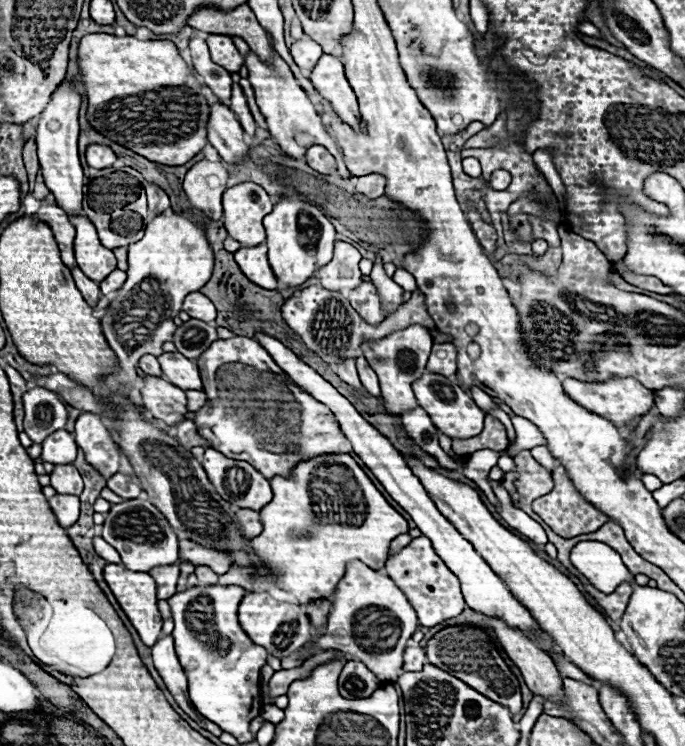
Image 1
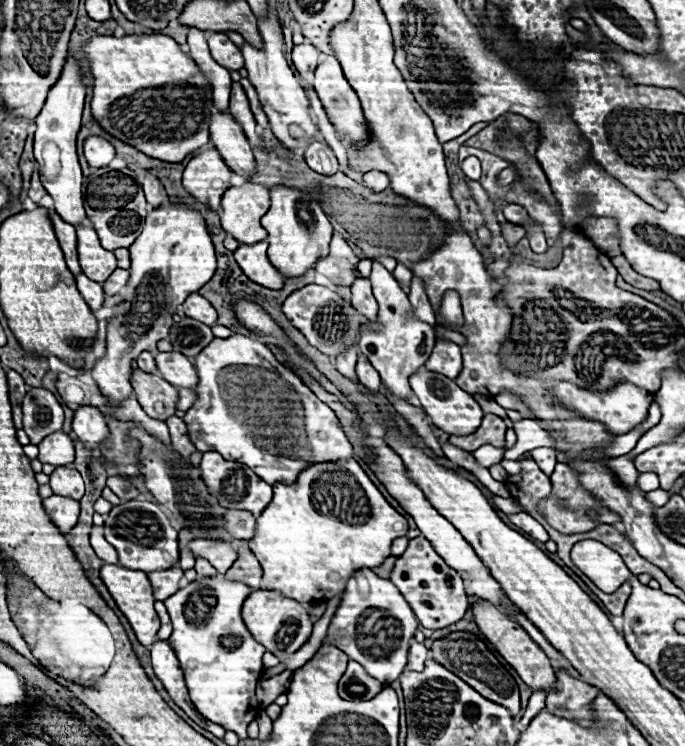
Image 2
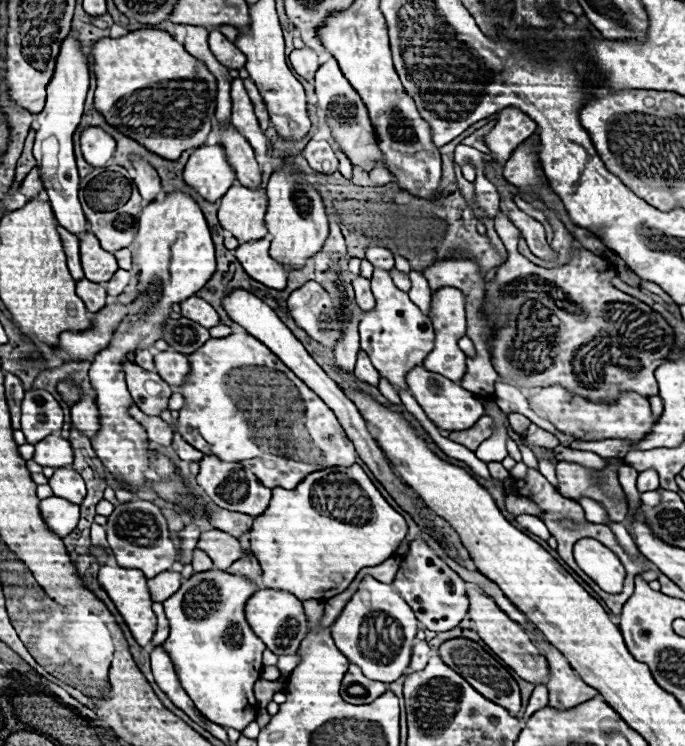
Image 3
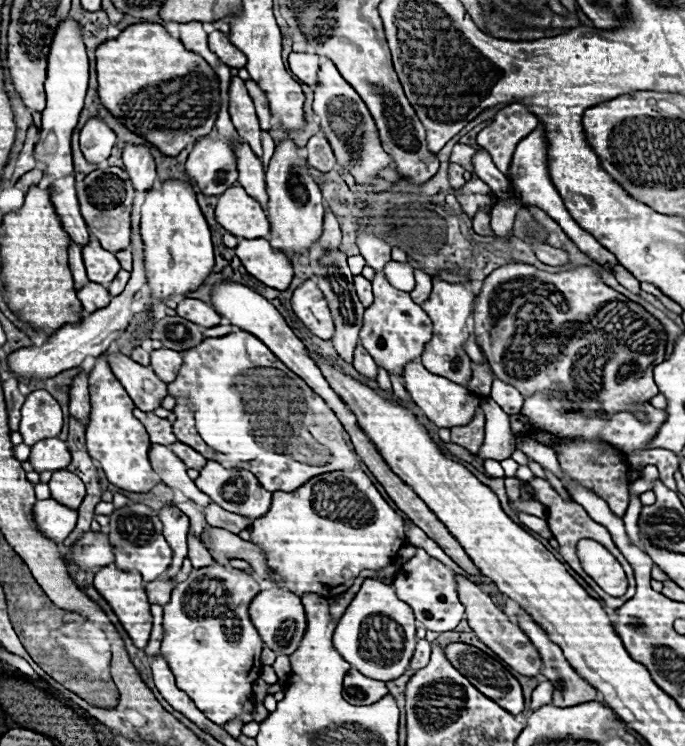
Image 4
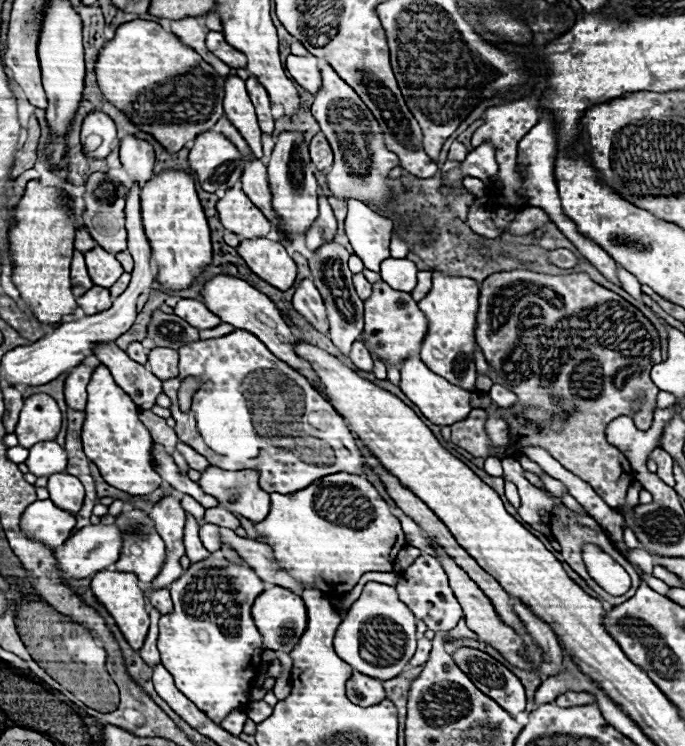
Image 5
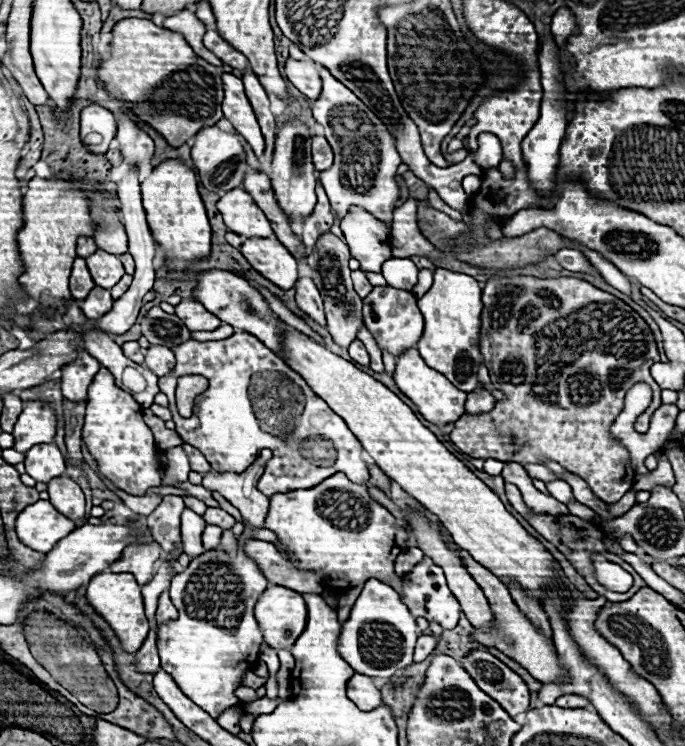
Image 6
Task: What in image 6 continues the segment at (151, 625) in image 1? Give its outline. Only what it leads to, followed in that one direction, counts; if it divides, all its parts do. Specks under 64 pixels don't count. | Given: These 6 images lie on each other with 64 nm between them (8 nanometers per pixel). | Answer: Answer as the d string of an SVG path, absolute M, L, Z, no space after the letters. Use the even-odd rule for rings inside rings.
M114 572L96 574L86 588L86 600L96 610L96 614L100 614L110 624L110 628L118 636L124 652L134 654L140 650L150 628L148 628L146 616L144 616L144 602L142 602L140 586L136 584L132 574L122 574L122 572L120 574L114 574Z

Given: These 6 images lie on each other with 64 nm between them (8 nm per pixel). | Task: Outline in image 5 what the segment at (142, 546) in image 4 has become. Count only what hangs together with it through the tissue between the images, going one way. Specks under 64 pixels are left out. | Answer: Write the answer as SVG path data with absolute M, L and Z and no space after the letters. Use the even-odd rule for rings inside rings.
M132 510L116 516L114 524L124 532L124 544L114 568L136 574L144 584L152 582L166 560L164 542L156 534L152 520L146 512Z

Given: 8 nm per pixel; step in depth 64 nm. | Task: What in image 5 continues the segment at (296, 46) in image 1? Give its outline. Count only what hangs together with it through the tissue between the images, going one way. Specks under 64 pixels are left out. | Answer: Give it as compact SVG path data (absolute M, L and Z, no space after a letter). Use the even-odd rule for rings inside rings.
M288 56L286 70L290 78L302 86L306 92L316 94L320 90L320 72L318 72L318 60L314 56Z

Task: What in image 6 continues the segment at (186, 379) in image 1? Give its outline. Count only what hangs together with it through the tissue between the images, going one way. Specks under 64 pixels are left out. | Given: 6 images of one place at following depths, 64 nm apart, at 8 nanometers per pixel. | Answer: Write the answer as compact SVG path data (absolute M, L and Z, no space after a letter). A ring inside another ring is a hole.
M150 346L144 356L144 366L158 376L166 376L172 370L174 364L174 354L166 346Z

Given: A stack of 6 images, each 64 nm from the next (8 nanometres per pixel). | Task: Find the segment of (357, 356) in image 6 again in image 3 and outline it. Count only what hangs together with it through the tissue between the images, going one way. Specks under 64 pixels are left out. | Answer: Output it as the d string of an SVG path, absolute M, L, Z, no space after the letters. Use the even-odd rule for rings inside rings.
M364 350L358 352L358 360L356 360L356 366L354 366L354 374L356 374L360 380L364 380L364 382L368 382L368 384L372 384L372 386L376 386L378 380L380 380L380 374L378 374L376 368L372 366L372 362L370 362L370 358L368 358L368 354L366 354Z

